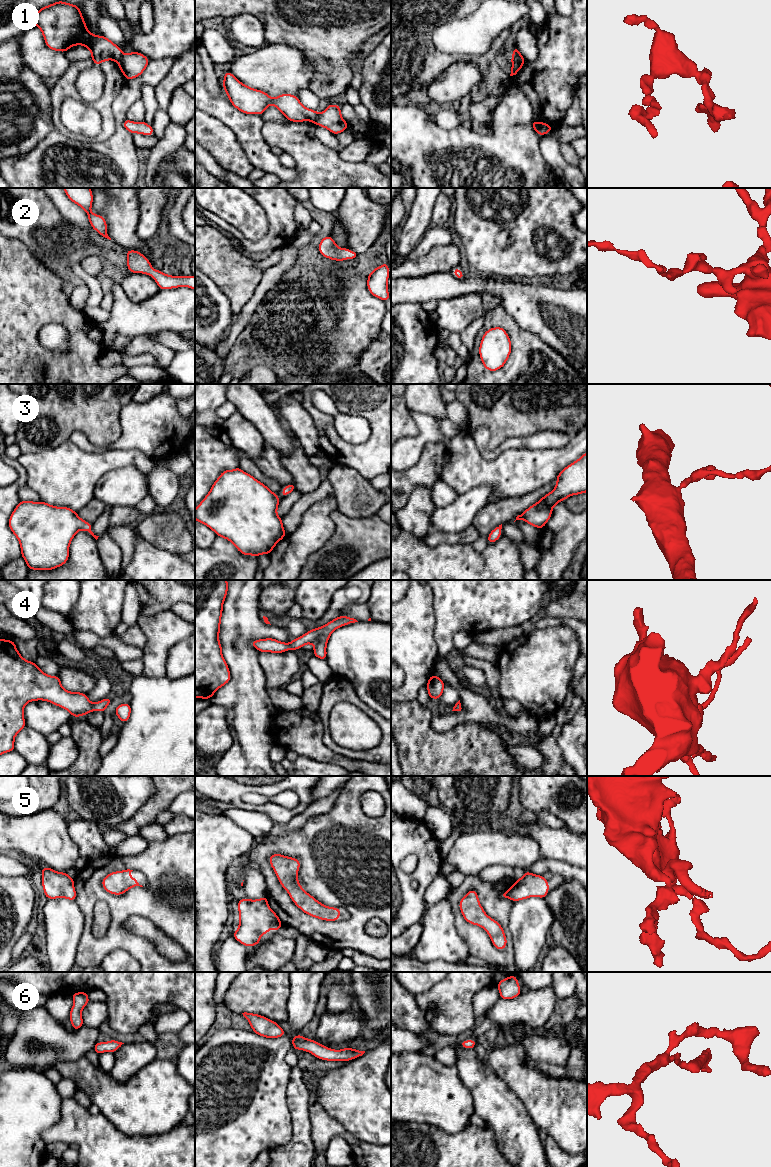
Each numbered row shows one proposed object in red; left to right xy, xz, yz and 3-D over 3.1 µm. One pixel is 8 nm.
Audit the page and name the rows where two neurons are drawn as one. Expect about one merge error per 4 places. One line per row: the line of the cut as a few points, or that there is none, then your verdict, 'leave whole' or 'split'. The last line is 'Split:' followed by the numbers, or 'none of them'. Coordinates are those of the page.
1: xz (318, 114), (314, 122) | split
2: no cut | leave whole
3: no cut | leave whole
4: no cut | leave whole
5: no cut | leave whole
6: no cut | leave whole
Split: 1

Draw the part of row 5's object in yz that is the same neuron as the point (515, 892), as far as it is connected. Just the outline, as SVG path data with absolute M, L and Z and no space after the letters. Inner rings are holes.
M525 871L524 875L520 879L515 880L515 884L507 892L500 894L500 897L516 902L529 897L546 898L548 892L549 883L544 876Z

